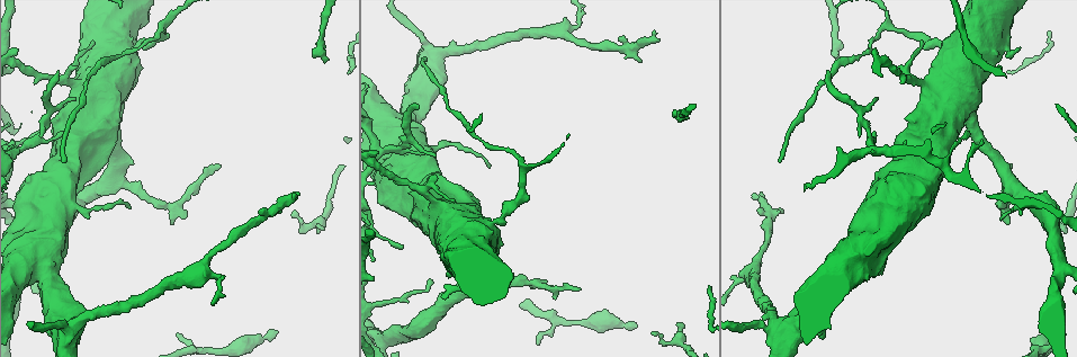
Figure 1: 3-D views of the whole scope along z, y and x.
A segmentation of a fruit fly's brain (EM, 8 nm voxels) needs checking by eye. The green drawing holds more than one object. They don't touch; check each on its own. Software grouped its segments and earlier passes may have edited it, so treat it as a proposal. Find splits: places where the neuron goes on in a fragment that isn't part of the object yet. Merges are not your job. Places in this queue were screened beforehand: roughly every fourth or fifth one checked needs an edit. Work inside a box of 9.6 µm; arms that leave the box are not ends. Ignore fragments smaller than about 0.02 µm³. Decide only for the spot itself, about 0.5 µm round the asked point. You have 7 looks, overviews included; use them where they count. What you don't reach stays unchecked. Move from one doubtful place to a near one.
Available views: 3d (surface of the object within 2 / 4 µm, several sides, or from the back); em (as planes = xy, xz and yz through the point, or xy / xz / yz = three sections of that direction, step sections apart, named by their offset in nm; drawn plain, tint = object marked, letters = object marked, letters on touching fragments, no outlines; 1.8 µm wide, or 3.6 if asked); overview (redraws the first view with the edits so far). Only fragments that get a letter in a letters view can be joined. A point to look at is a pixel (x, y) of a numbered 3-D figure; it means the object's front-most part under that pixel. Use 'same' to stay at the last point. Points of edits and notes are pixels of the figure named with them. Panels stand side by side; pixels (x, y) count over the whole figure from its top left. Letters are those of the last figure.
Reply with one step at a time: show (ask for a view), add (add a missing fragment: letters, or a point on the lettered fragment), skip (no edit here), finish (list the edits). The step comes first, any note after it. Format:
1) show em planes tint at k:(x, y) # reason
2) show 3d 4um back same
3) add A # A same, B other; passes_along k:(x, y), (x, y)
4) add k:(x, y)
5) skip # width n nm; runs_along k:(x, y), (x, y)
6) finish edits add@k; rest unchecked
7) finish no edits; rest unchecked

show em 3.6um planes letters at 1:(422, 57) # long arm stops here

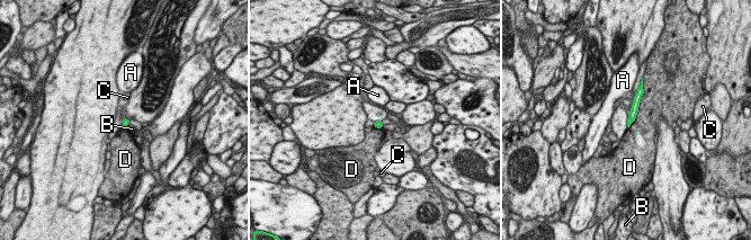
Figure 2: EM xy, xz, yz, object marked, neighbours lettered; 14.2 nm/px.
skip # A other, B other, C other, D other; border 2:(643, 86), (636, 117), (628, 127); none of them fits

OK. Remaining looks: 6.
show em yz step 4 letters at 1:(58, 72) # branch stops here

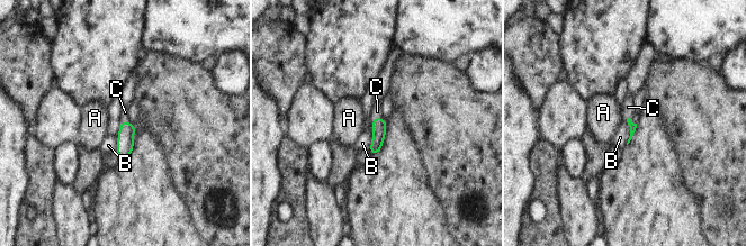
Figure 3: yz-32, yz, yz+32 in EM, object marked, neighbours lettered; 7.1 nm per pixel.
add C # A other, B other, C same; passes_along 3:(379, 126), (376, 117), (377, 111); it goes on there

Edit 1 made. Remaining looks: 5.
show em xy step 8 letters at 1:(636, 327) # branch stops here

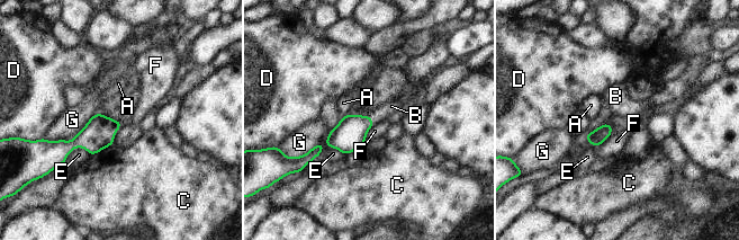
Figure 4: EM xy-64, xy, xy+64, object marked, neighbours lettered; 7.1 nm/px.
show em planes letters same

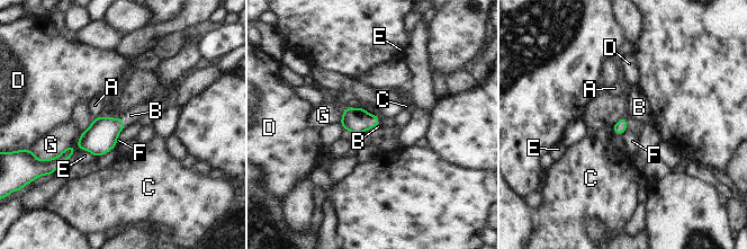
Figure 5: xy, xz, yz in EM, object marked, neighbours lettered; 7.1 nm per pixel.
add B # A other, B same, C other, D other, E other, F other, G other; passes_along 5:(101, 136), (124, 122), (131, 115); it goes on there

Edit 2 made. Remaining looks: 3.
finish edits add@3, add@5; rest unchecked

